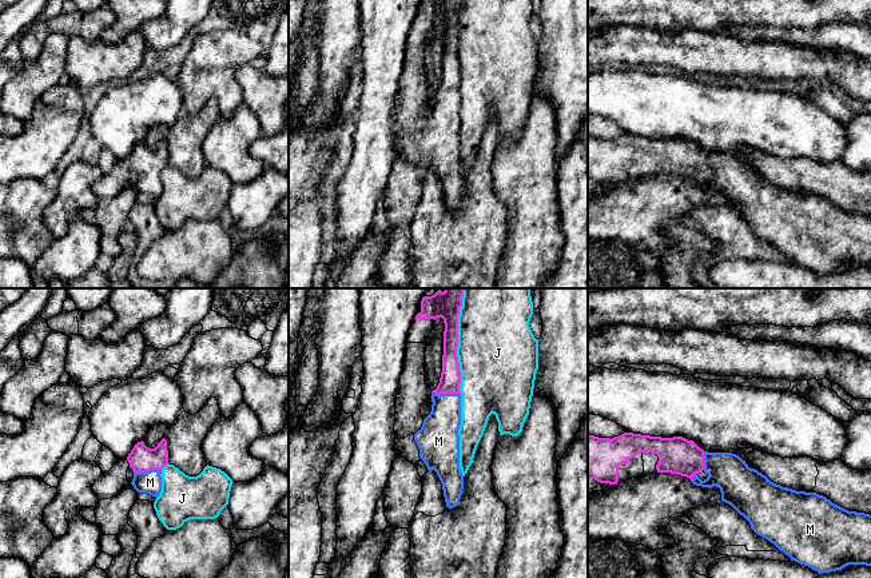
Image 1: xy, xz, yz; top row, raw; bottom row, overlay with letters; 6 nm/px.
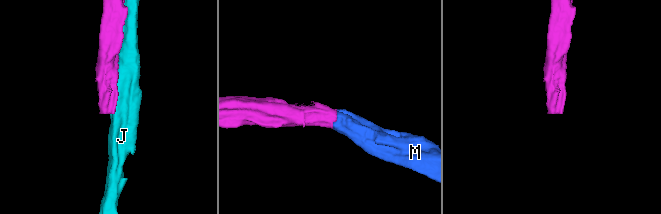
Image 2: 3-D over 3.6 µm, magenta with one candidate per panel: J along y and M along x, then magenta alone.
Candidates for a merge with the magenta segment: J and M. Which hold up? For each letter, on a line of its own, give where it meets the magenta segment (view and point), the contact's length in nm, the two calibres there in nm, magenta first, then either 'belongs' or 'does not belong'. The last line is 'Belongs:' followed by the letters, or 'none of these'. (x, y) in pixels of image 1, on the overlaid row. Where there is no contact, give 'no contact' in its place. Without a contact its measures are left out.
J: xz (457, 341) | 650 nm | 170/480 nm | does not belong
M: xz (446, 393) | 180 nm | 130/220 nm | belongs
Belongs: M

